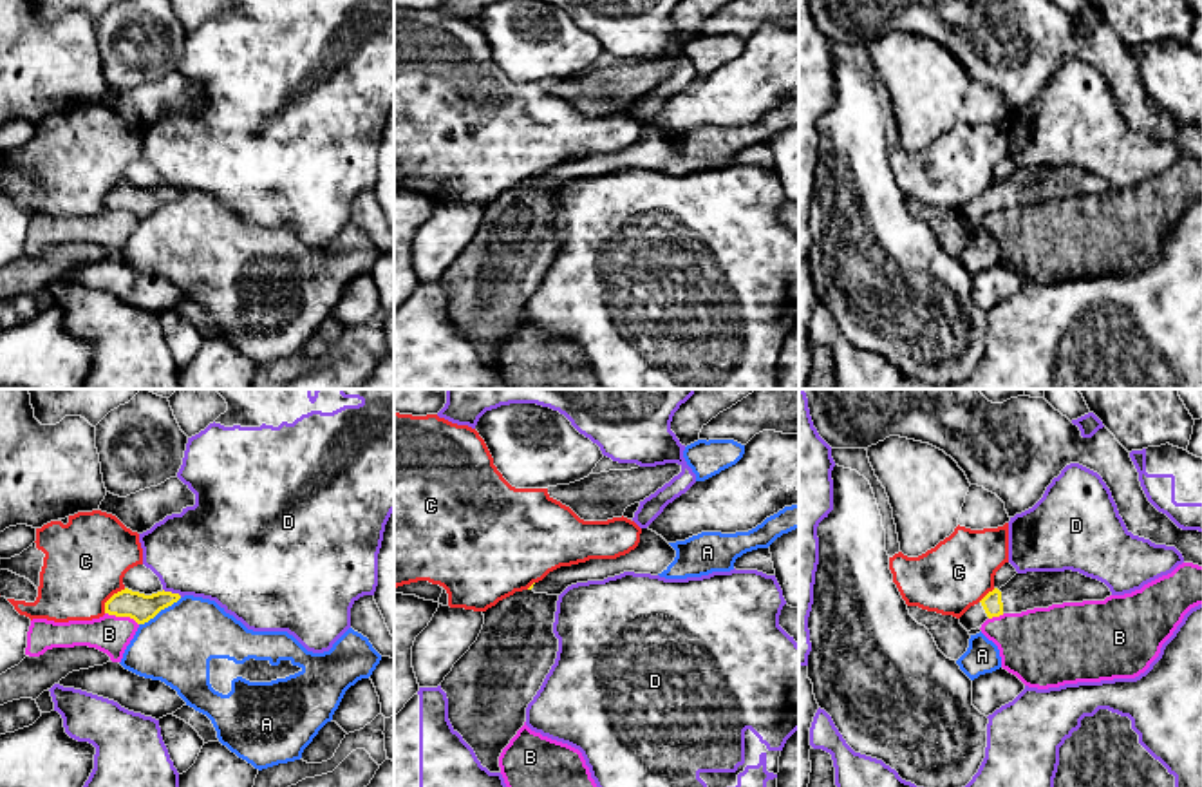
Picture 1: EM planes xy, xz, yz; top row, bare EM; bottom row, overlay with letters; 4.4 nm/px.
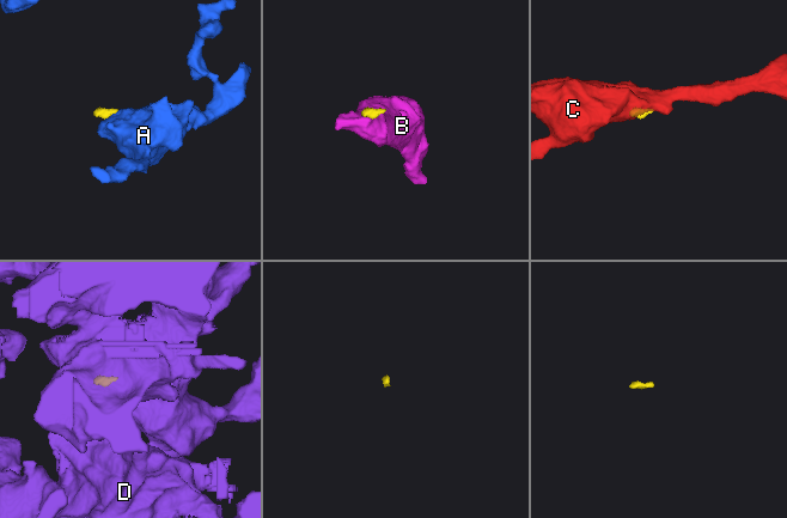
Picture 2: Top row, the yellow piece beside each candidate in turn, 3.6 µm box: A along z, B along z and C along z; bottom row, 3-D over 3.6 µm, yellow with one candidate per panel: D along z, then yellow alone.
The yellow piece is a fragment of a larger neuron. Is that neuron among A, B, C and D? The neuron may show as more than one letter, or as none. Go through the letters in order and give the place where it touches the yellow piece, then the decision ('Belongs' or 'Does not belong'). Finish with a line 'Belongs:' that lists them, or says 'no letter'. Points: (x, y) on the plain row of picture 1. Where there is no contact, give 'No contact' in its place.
A: Touches yellow at xy (159, 205). Does not belong
B: Touches yellow at xy (122, 210). Does not belong
C: Touches yellow at xy (111, 192). Does not belong
D: Touches yellow at xy (170, 187). Does not belong
Belongs: no letter

